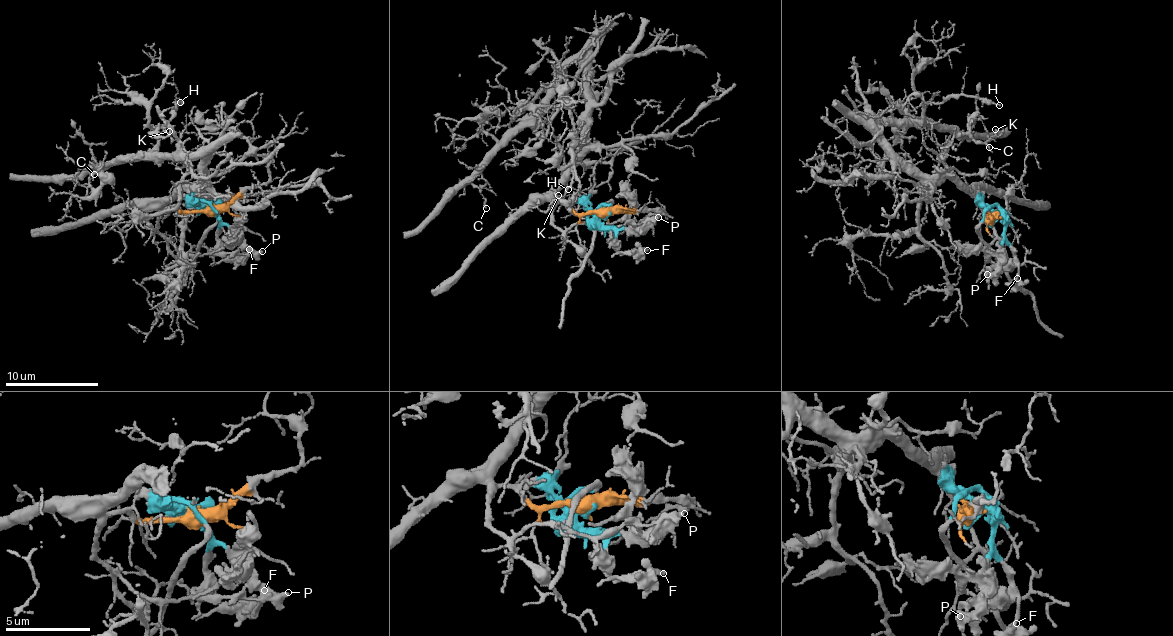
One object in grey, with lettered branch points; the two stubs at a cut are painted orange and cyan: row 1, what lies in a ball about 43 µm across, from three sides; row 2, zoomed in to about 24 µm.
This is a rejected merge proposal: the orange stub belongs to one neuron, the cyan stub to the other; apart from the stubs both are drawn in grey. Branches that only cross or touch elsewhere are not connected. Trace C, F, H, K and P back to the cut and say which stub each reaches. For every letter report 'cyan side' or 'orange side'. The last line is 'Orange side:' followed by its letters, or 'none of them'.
C: orange side
F: cyan side
H: orange side
K: orange side
P: cyan side
Orange side: C, H, K

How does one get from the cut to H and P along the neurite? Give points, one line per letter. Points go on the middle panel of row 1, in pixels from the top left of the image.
H: (605, 218), (554, 199), (588, 115), (584, 71), (570, 62), (538, 122), (561, 150), (569, 190)
P: (605, 218), (605, 225), (638, 233), (659, 217)

